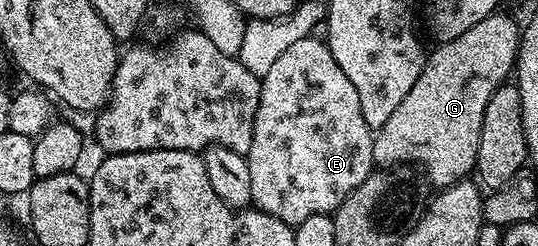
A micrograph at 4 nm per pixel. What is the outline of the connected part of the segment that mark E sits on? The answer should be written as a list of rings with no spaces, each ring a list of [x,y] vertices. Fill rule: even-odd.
[[[310,37],[290,45],[267,73],[260,76],[259,109],[255,109],[255,129],[247,156],[251,169],[252,206],[290,227],[298,227],[307,217],[327,215],[375,170],[373,162],[374,132],[363,121],[359,109],[359,93],[347,73],[339,69],[339,61],[331,57],[324,38]]]

